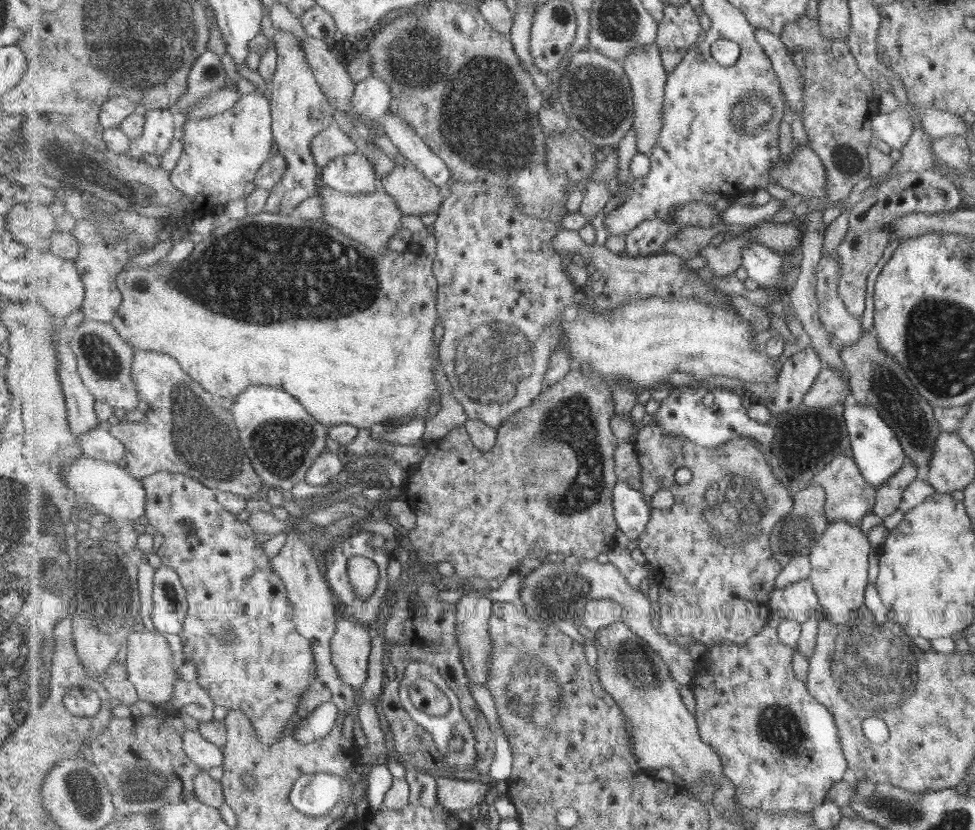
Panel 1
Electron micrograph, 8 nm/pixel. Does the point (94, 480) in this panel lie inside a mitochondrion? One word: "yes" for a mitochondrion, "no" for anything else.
no

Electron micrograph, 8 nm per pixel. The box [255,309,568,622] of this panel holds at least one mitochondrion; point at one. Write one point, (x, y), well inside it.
(494, 359)

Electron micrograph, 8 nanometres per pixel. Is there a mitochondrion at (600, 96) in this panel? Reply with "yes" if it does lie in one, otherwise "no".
yes

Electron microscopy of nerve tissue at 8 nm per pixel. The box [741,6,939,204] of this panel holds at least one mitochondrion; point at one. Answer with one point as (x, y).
(847, 161)

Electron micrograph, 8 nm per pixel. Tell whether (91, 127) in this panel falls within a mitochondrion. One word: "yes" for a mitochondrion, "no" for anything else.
no

